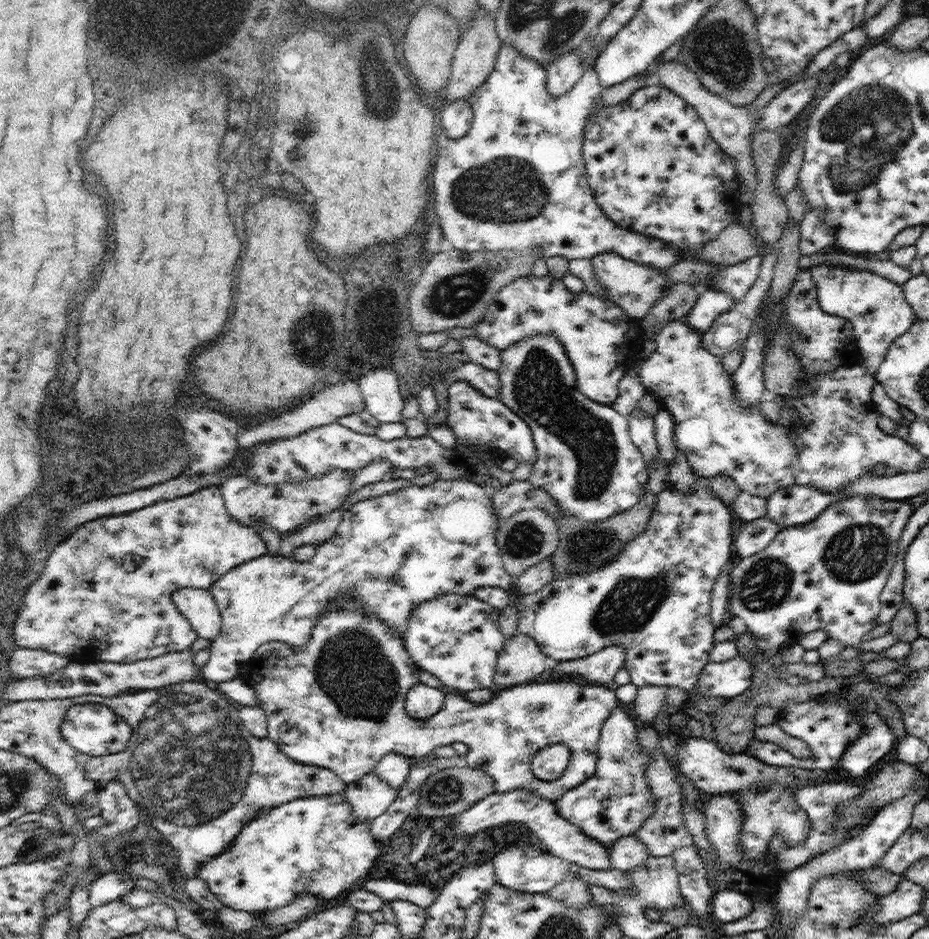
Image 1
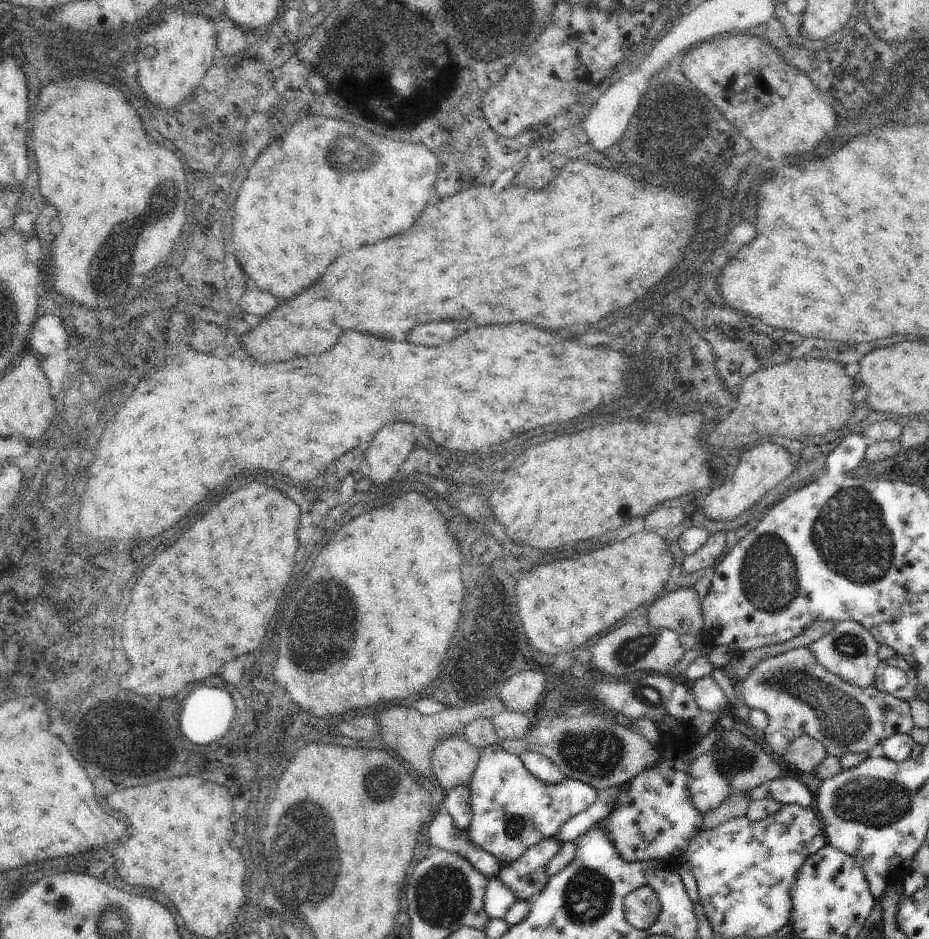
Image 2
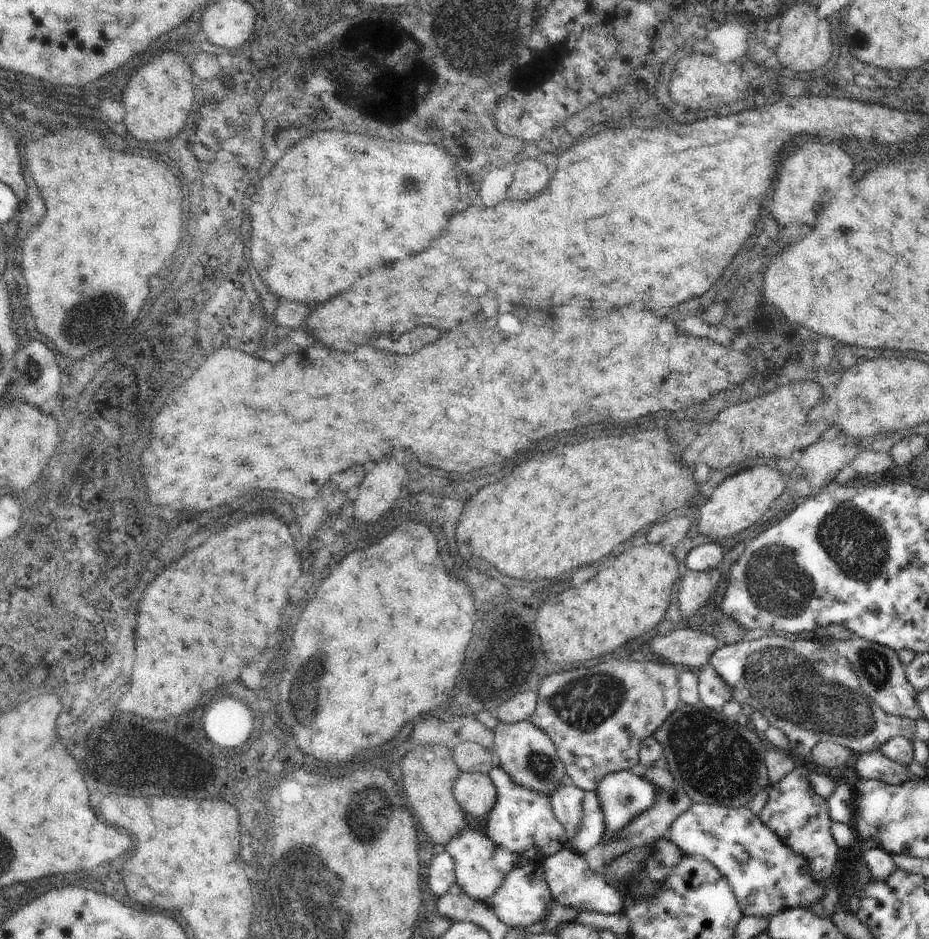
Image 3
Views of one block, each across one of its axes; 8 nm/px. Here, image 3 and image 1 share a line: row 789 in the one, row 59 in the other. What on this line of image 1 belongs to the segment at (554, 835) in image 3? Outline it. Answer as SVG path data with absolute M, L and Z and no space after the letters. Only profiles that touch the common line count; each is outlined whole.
M501 46L493 64L493 72L487 76L487 80L483 82L483 86L479 86L471 96L469 96L469 108L473 114L473 122L469 132L459 138L459 140L451 140L445 144L439 144L441 138L437 138L437 154L435 154L435 166L431 172L431 180L433 180L433 190L431 194L431 202L435 208L435 214L439 218L439 228L443 232L443 238L447 238L455 250L461 252L477 252L477 250L525 250L531 246L543 246L543 256L551 258L551 256L563 256L567 260L577 260L577 258L593 258L597 254L605 254L605 252L613 252L619 254L621 258L635 262L635 264L651 264L655 268L667 268L673 262L679 260L679 254L675 252L675 248L671 248L669 244L663 244L657 238L647 238L643 234L635 234L629 230L623 230L621 226L615 226L613 222L609 222L605 218L605 214L601 214L595 196L587 184L587 170L585 170L585 160L583 160L583 136L585 136L585 124L587 124L587 116L589 116L589 108L599 100L599 96L603 94L603 88L599 86L599 78L595 74L595 70L585 70L585 74L579 78L579 84L573 86L567 94L559 96L559 98L549 98L545 92L545 70L541 66L537 66L537 62L531 62L529 58L523 58L513 46Z

